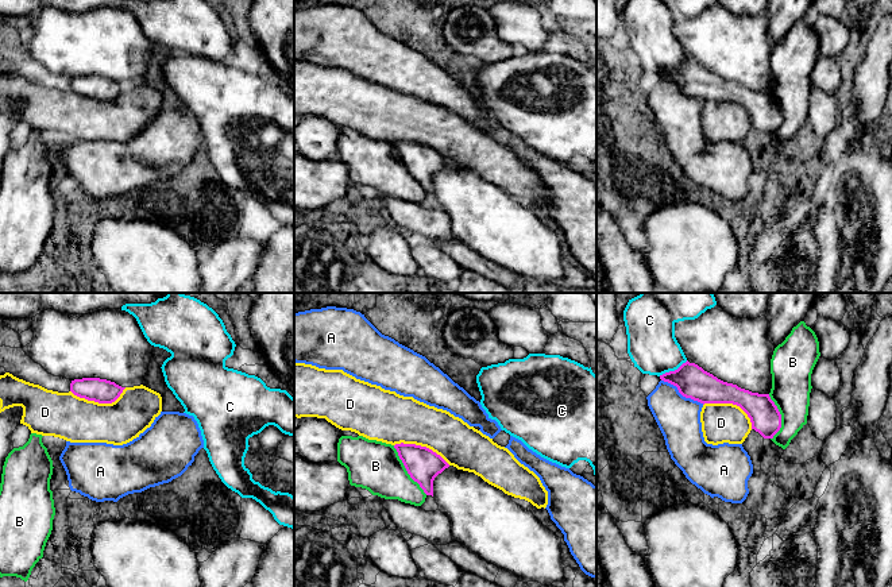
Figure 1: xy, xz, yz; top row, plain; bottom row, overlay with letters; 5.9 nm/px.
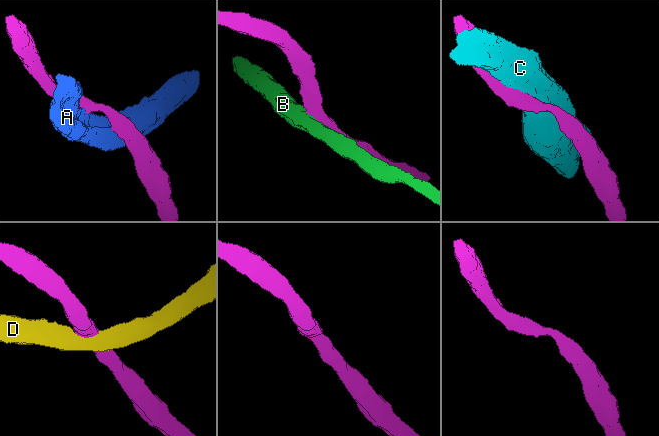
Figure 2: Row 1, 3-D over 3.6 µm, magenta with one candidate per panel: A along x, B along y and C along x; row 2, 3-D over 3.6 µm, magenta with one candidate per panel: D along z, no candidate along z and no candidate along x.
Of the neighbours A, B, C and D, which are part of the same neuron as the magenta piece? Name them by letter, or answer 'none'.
none

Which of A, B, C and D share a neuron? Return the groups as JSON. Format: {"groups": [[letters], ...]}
{"groups": [["A", "D"], ["B"], ["C"]]}

